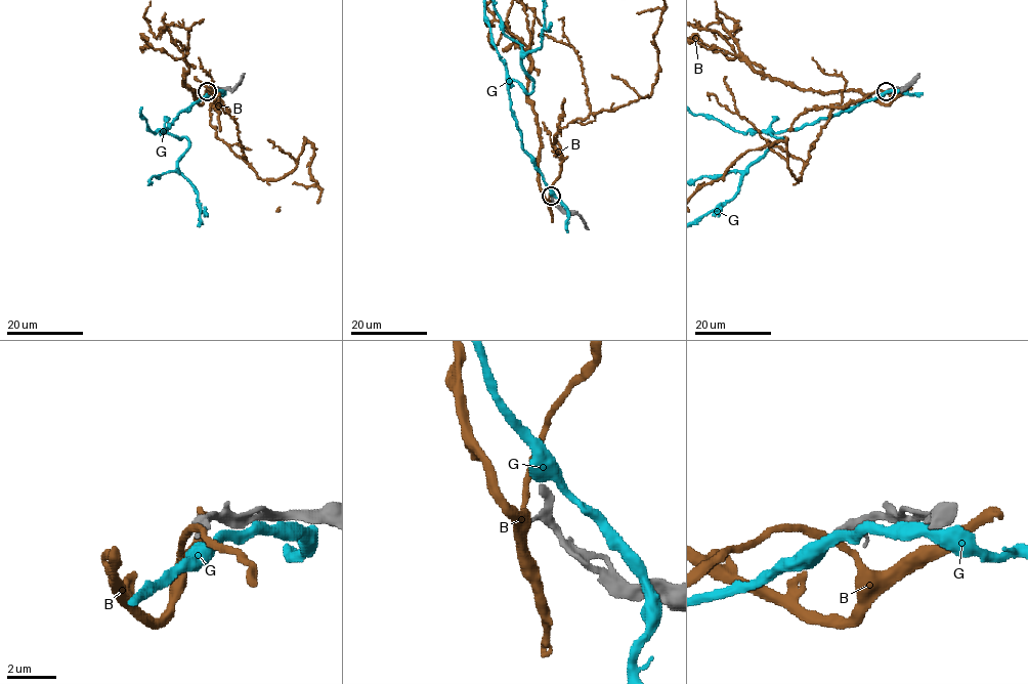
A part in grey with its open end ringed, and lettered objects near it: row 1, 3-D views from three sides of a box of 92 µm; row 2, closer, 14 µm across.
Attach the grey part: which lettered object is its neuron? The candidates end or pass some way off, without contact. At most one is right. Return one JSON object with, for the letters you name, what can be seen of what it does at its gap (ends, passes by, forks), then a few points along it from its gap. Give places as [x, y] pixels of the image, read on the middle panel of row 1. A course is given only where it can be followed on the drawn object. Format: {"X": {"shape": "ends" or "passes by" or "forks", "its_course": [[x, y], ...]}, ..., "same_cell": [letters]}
{"same_cell": []}

